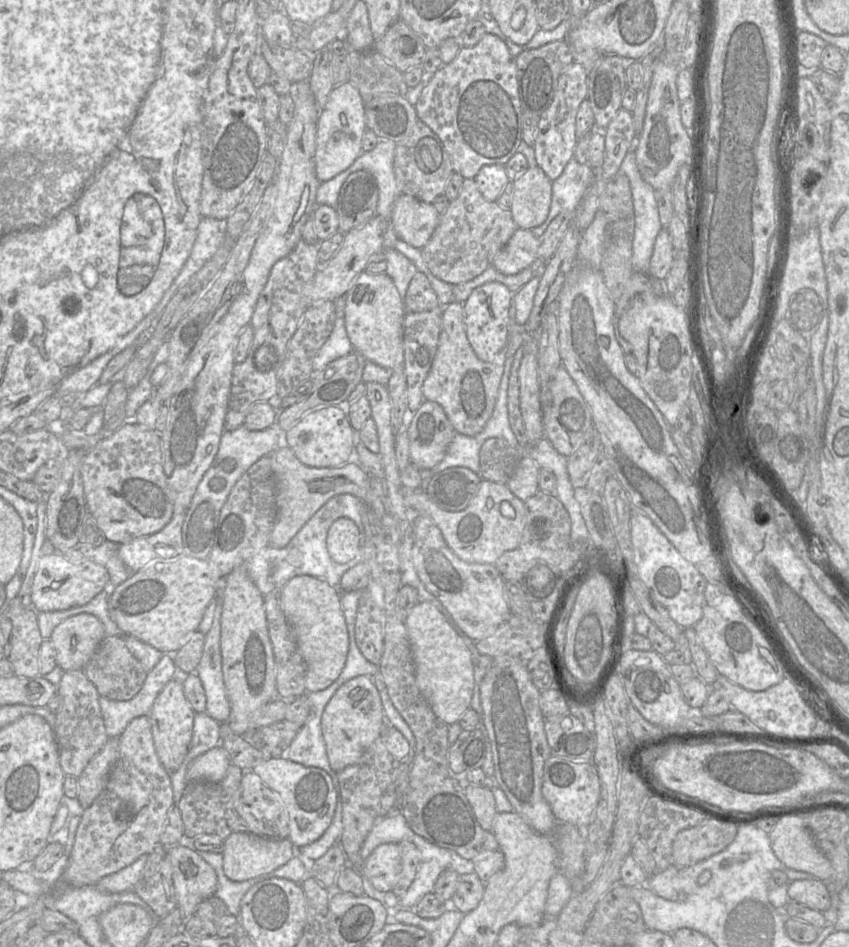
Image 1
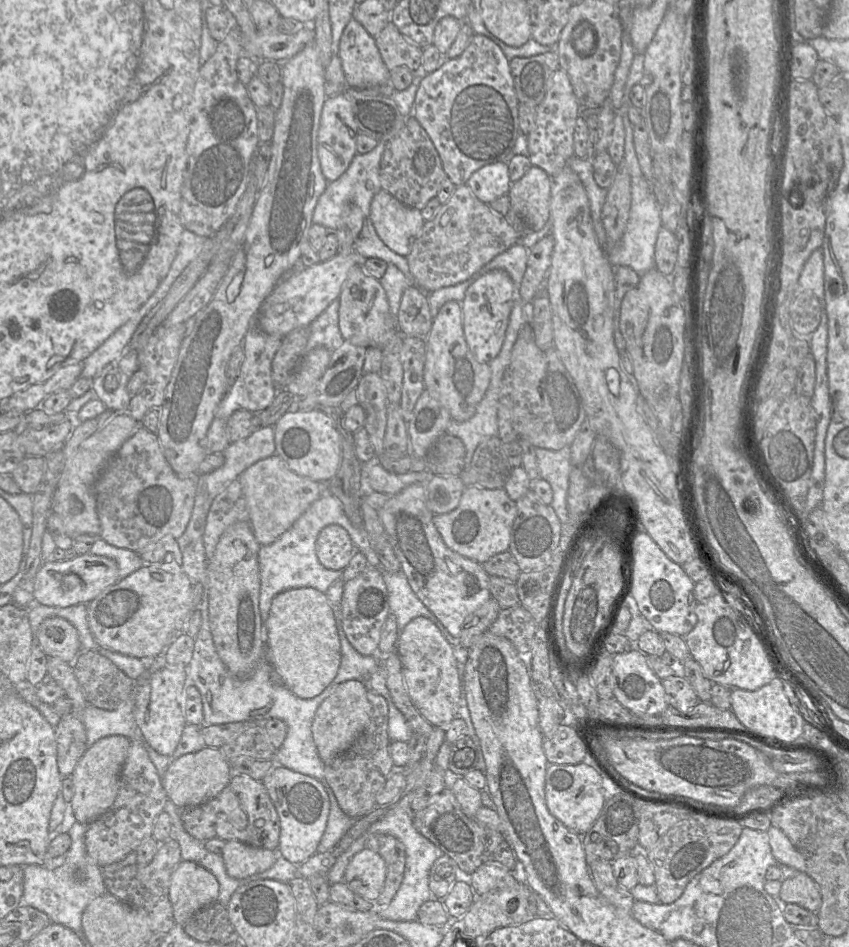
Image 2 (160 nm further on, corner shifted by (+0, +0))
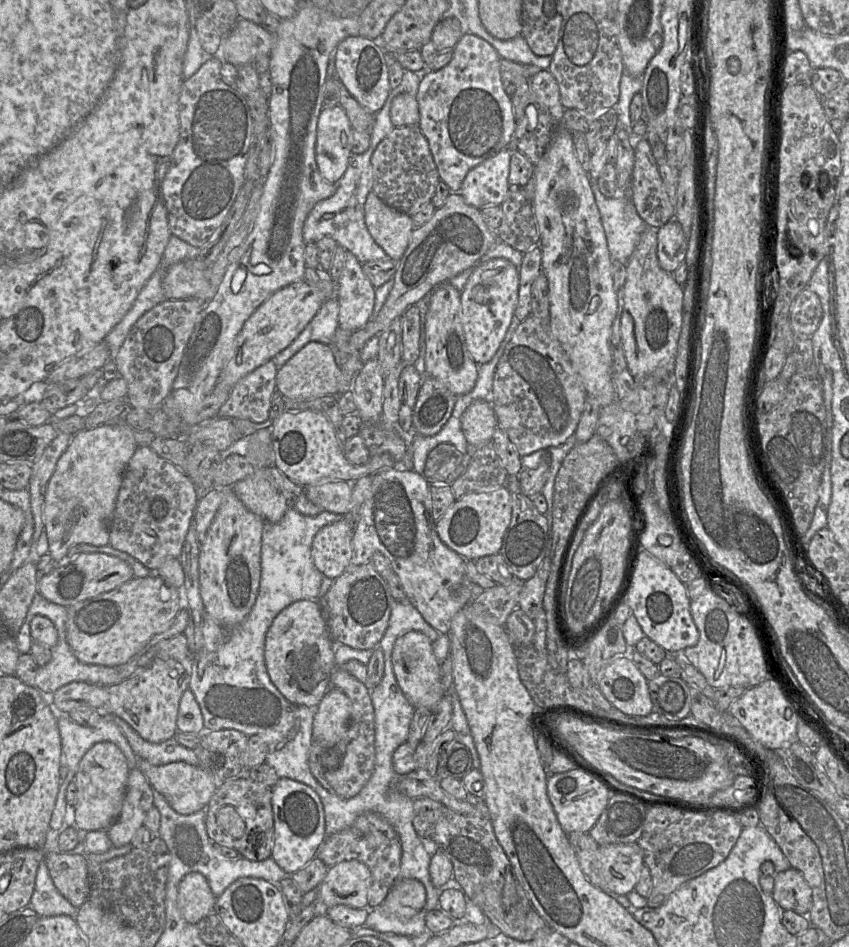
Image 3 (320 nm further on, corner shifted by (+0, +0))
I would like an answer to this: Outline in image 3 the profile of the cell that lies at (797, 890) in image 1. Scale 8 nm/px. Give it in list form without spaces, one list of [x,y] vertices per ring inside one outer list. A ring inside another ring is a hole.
[[[793,867],[775,874],[771,895],[781,910],[807,915],[812,906],[812,890],[802,873]]]

